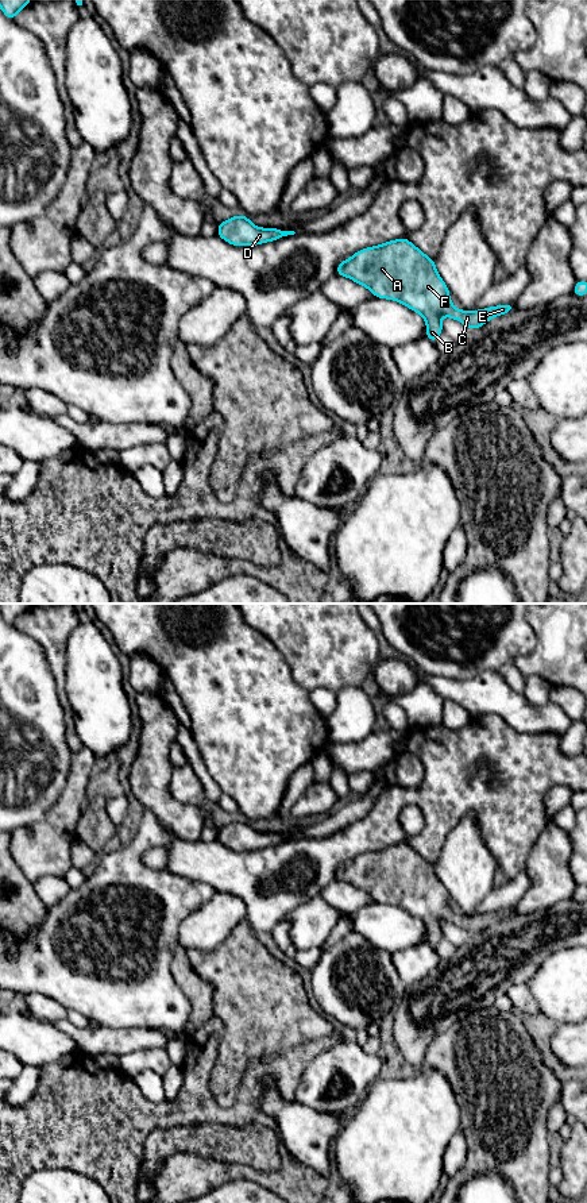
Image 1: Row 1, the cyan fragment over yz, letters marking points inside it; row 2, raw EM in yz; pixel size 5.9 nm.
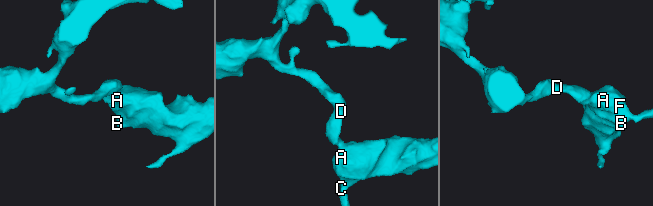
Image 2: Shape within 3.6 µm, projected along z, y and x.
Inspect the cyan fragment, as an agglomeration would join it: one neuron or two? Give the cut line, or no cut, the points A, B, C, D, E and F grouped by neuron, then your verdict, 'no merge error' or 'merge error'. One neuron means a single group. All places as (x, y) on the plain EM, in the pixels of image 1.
no cut | A B C D E F | no merge error

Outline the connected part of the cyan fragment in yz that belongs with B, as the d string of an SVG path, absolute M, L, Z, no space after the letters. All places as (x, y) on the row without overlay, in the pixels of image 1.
M406 843L359 855L341 865L335 879L366 891L376 903L398 906L420 918L426 928L426 944L432 948L443 938L441 919L474 936L493 922L515 915L513 907L480 915L456 914L449 905L448 891L436 875L435 864Z

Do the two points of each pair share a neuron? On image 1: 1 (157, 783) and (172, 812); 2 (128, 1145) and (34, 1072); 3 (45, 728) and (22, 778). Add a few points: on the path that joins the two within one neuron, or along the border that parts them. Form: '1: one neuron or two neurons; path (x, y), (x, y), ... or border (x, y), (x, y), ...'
1: one neuron; path (157, 790), (157, 797), (165, 805)
2: two neurons; border (42, 1072), (35, 1091), (23, 1103)
3: one neuron; path (33, 740), (22, 751), (22, 766)

